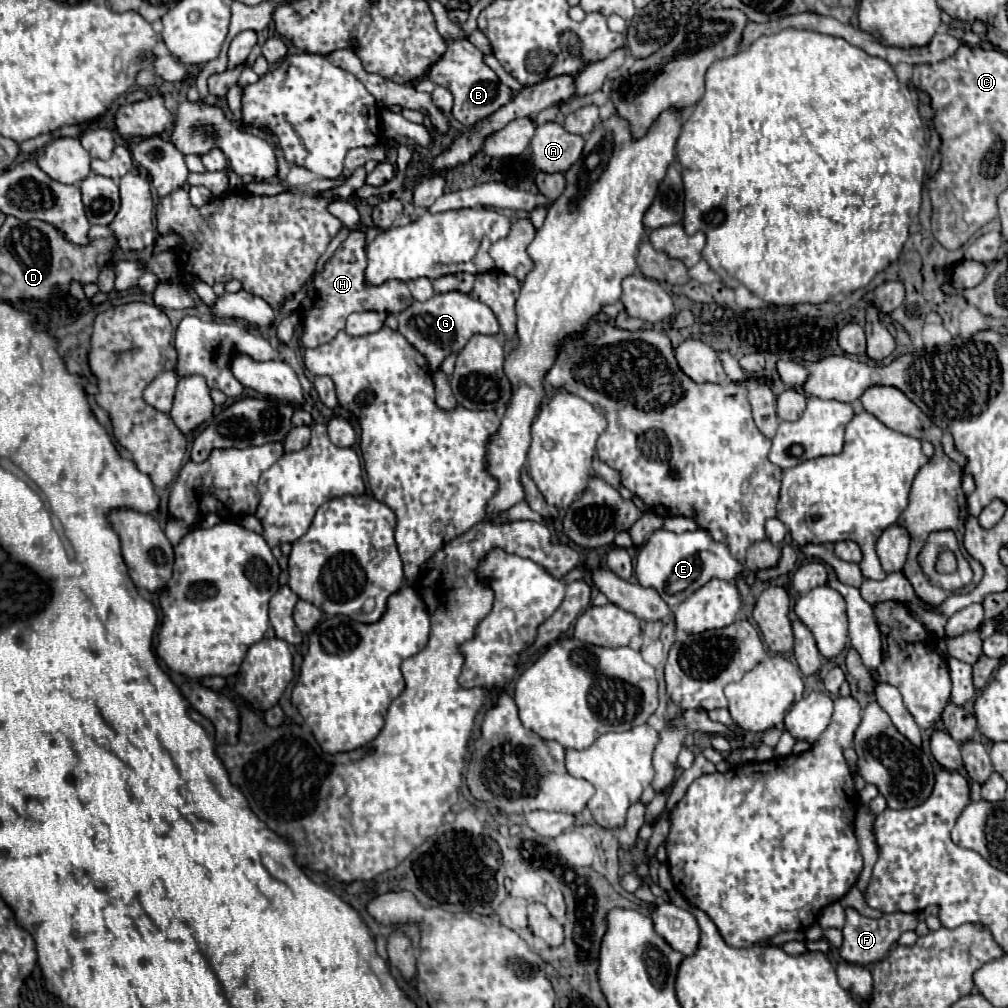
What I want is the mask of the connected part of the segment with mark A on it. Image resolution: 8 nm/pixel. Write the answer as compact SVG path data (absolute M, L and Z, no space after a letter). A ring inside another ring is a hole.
M555 122L537 126L537 132L531 140L533 164L547 174L567 172L569 166L573 166L573 162L577 162L581 156L581 150L583 138L569 134L561 124Z

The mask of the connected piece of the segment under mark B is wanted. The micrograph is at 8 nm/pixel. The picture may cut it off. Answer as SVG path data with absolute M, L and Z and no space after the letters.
M469 40L447 42L447 52L431 66L429 80L451 90L455 98L453 116L467 128L473 126L477 120L491 116L495 110L511 100L511 88L501 84L495 72L483 62L483 52L477 50Z

